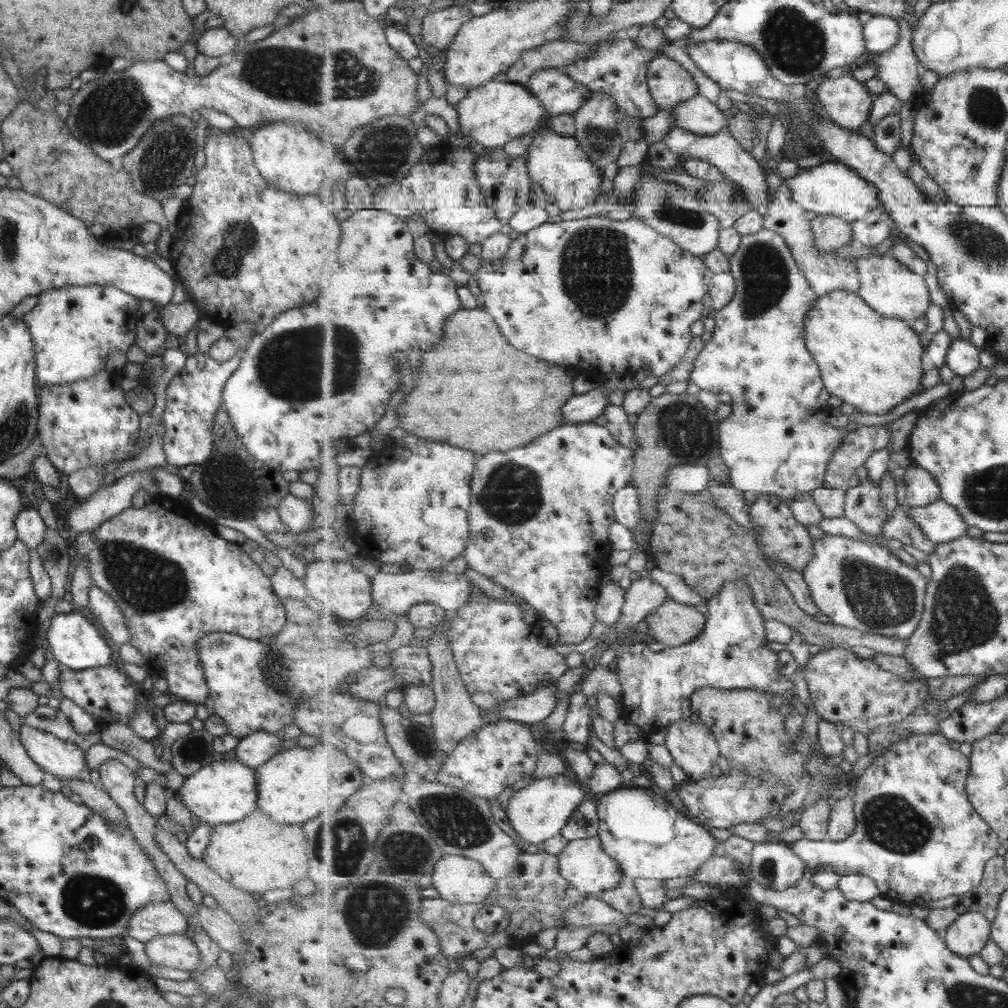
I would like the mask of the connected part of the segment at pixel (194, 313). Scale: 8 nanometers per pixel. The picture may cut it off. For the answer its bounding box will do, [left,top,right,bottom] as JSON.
[158,299,200,338]

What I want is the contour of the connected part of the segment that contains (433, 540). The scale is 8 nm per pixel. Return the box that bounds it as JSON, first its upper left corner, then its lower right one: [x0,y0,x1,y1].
[338,434,479,571]

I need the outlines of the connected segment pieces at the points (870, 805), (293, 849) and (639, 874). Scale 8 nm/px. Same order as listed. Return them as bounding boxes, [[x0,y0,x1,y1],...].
[[789,732,1001,908],[200,808,308,894],[598,797,718,881]]

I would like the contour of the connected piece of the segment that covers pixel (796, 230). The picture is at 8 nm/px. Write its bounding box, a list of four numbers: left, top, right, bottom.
[764,183,860,296]

